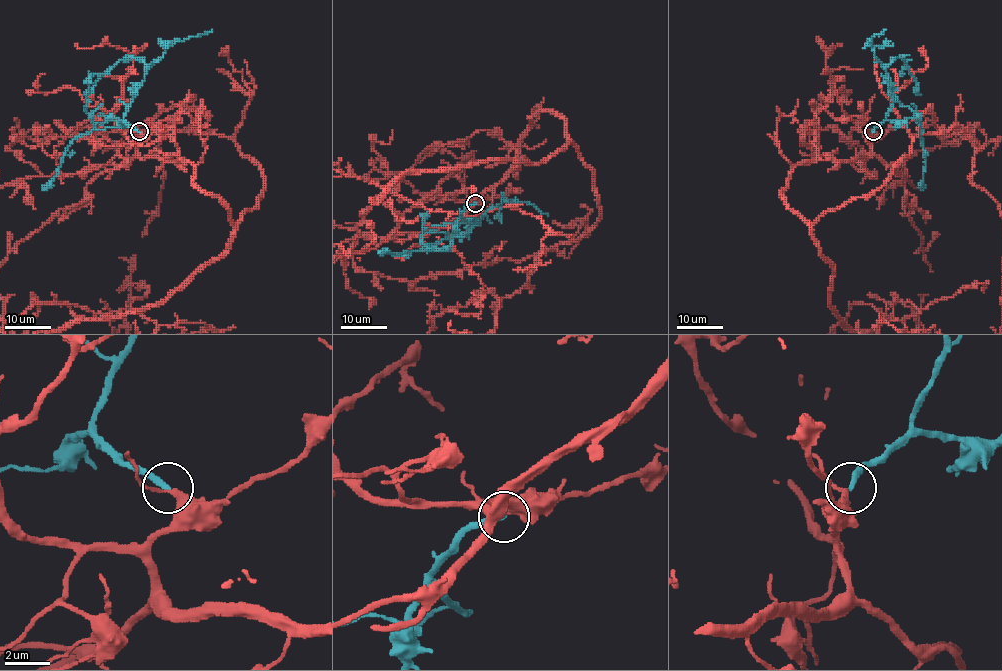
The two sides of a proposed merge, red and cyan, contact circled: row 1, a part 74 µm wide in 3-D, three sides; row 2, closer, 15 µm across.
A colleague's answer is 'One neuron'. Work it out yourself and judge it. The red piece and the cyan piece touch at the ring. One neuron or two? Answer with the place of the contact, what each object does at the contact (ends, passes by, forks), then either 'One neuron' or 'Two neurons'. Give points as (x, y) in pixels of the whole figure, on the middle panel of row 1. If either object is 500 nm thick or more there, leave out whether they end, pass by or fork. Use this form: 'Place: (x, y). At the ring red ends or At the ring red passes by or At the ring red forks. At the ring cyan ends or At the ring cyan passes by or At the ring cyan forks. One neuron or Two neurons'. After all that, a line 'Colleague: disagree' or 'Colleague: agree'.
Place: (475, 203). At the ring red passes by. At the ring cyan ends. One neuron
Colleague: agree

